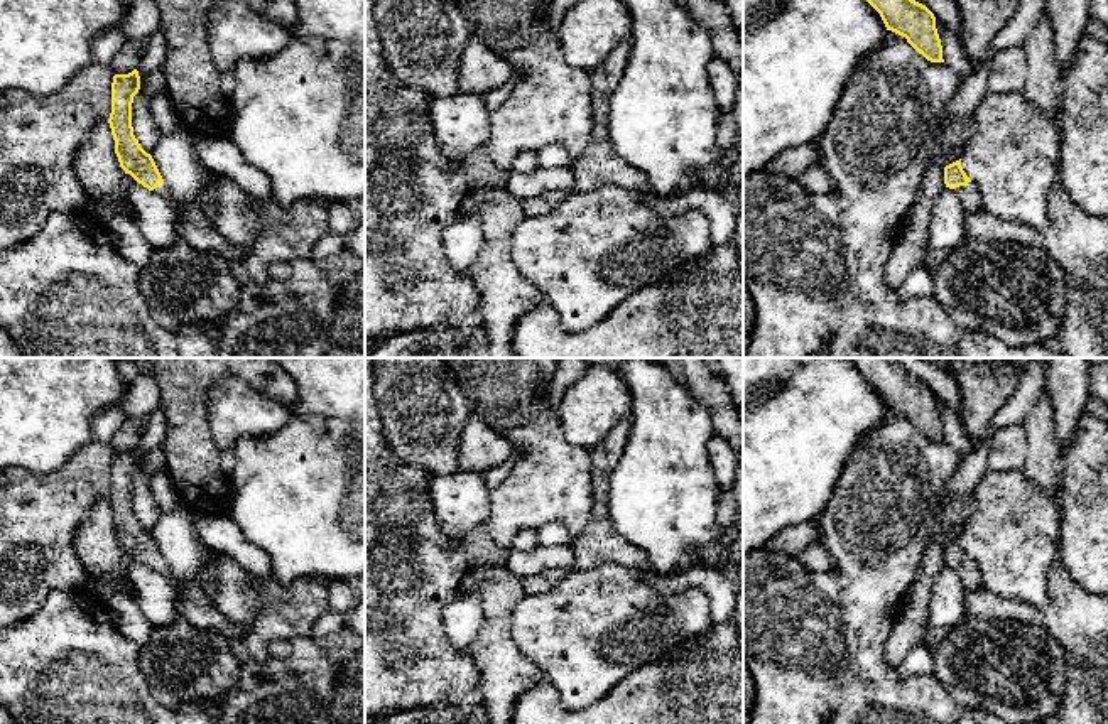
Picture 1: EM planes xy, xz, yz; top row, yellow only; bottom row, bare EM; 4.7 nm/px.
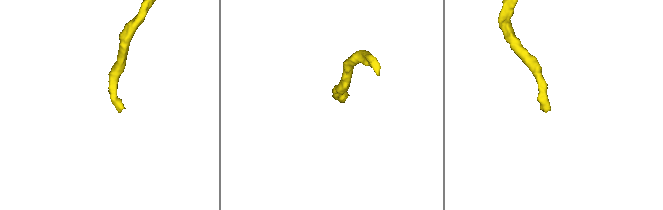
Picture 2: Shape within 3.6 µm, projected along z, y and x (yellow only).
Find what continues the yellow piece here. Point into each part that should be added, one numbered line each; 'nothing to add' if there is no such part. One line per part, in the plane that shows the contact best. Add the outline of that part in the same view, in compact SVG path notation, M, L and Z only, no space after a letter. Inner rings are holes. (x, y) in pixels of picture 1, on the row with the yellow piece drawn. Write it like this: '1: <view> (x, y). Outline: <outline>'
1: yz (968, 194). Outline: M968 182L966 186L959 186L951 191L958 194L966 214L975 213L981 208L980 191L975 182Z

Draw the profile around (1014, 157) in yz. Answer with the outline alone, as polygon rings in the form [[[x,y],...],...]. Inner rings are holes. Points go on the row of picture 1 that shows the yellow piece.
[[[988,89],[973,111],[973,137],[963,147],[961,167],[978,186],[981,208],[995,218],[1042,230],[1049,223],[1049,191],[1059,181],[1061,115],[1047,116],[1024,91]]]

